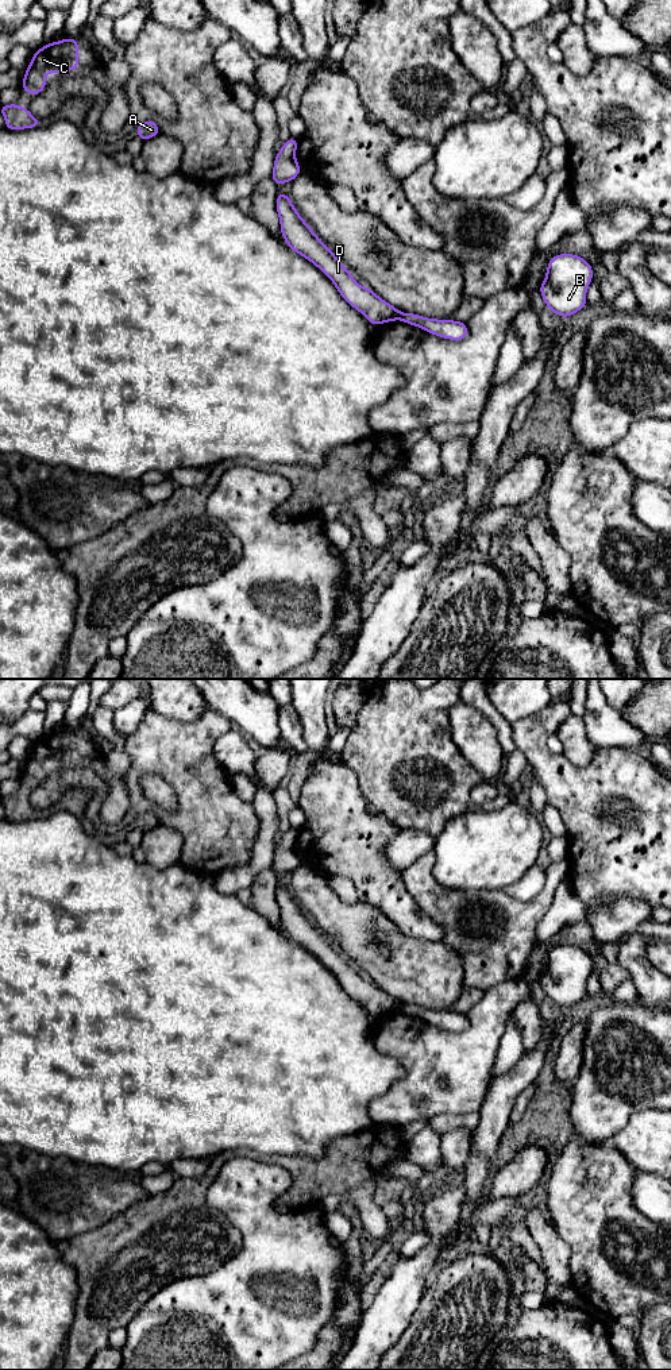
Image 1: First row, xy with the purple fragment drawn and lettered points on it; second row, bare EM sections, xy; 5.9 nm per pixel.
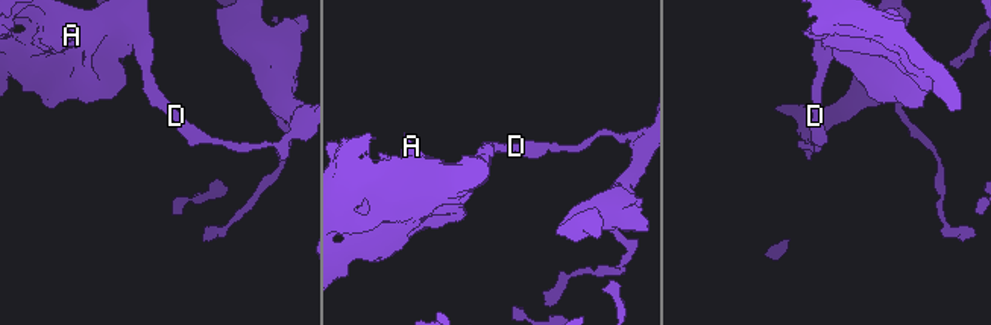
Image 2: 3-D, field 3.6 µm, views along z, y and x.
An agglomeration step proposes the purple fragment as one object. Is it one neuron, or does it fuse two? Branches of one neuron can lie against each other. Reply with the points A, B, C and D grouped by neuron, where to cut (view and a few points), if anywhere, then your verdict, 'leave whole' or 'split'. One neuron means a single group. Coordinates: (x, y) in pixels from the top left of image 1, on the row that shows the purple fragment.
A C D / B | xy (398, 313), (400, 317) | split

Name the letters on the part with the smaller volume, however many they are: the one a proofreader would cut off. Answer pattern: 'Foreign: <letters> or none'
Foreign: B

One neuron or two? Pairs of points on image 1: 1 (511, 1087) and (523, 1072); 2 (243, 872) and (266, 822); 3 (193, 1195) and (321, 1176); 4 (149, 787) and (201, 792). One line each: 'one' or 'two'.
1: one
2: one
3: one
4: two

